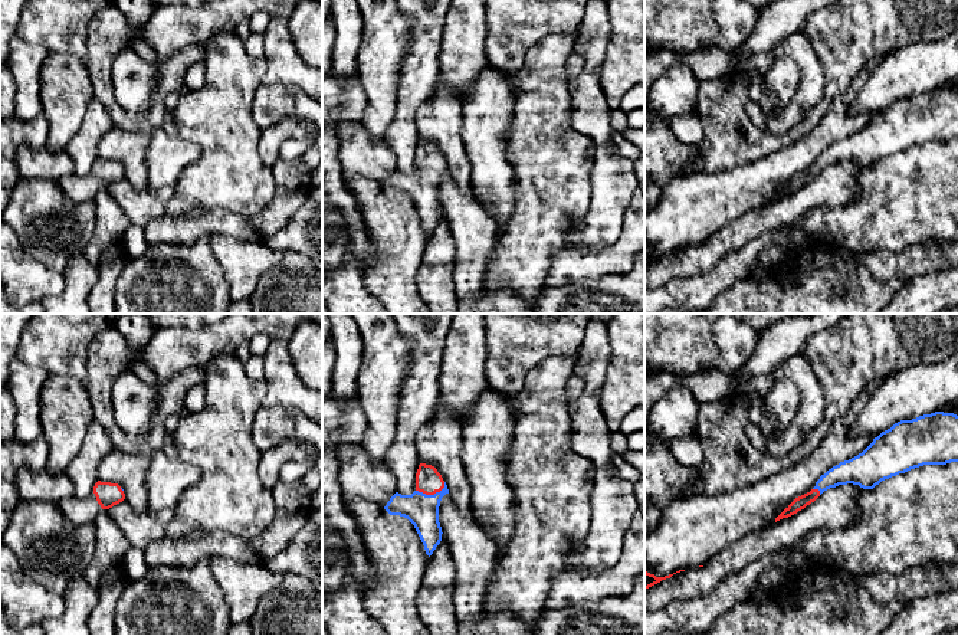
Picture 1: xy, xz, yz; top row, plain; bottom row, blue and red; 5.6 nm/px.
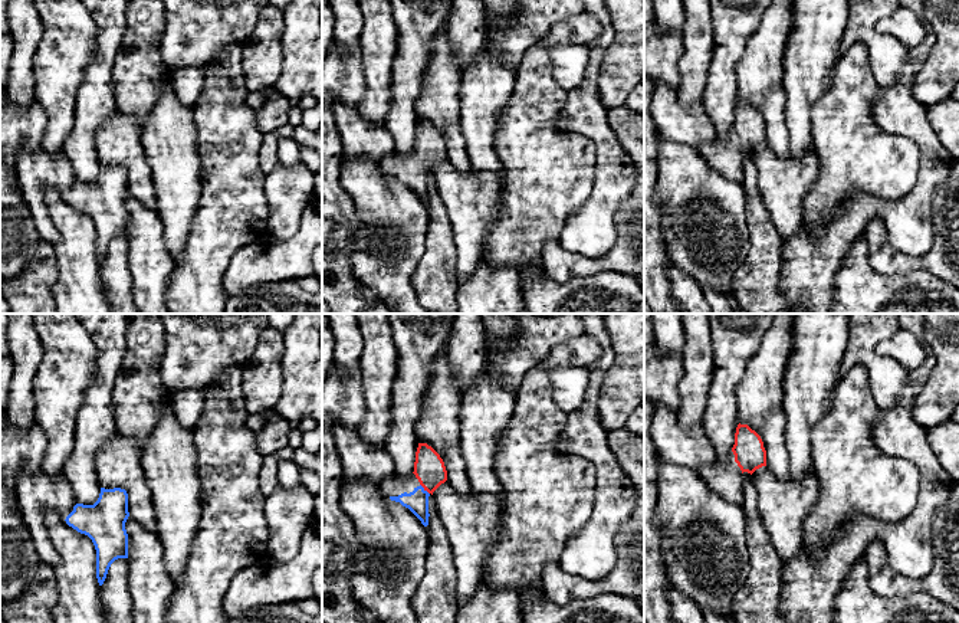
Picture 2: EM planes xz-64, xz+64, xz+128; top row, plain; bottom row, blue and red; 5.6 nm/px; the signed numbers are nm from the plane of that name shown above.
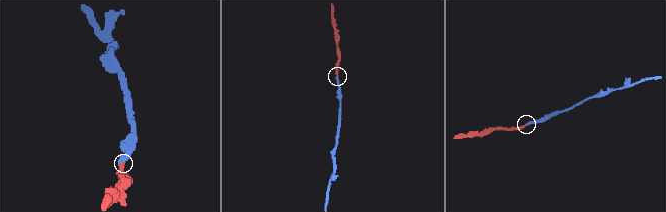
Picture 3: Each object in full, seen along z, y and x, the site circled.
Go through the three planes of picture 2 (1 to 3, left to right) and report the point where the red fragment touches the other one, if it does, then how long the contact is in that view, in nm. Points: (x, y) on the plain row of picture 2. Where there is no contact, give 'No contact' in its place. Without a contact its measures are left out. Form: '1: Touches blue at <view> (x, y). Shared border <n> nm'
1: No contact
2: Touches blue at xz+64 (423, 167). Shared border 80 nm
3: No contact

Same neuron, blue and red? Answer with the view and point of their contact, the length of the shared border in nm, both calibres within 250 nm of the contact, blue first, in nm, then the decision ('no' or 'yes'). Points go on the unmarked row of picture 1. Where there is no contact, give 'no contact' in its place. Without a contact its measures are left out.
xz (432, 173) | 180 nm | 180/150 nm | yes

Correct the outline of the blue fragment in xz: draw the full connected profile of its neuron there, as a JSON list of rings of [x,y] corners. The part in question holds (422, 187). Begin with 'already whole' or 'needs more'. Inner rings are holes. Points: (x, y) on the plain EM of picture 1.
needs more; [[[420,141],[416,168],[411,173],[396,170],[384,184],[390,193],[404,194],[414,203],[429,235],[442,219],[439,184],[446,171],[449,171],[447,163],[437,147]]]

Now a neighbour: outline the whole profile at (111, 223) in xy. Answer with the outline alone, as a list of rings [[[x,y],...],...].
[[[101,187],[93,201],[96,206],[95,229],[82,255],[96,266],[106,247],[121,245],[131,223],[108,187]]]

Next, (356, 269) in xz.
[[[348,258],[338,269],[322,269],[322,301],[329,314],[387,314],[365,288],[364,269]]]

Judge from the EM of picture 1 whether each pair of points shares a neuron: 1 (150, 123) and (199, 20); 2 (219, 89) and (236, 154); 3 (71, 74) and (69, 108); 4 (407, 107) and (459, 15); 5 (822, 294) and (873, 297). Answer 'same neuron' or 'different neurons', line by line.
1: different neurons
2: same neuron
3: same neuron
4: different neurons
5: same neuron

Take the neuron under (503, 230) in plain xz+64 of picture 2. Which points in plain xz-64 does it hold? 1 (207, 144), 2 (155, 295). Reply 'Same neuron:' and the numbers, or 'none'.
Same neuron: 1

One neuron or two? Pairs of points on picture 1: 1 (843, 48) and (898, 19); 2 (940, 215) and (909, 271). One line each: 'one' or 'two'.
1: one
2: two

